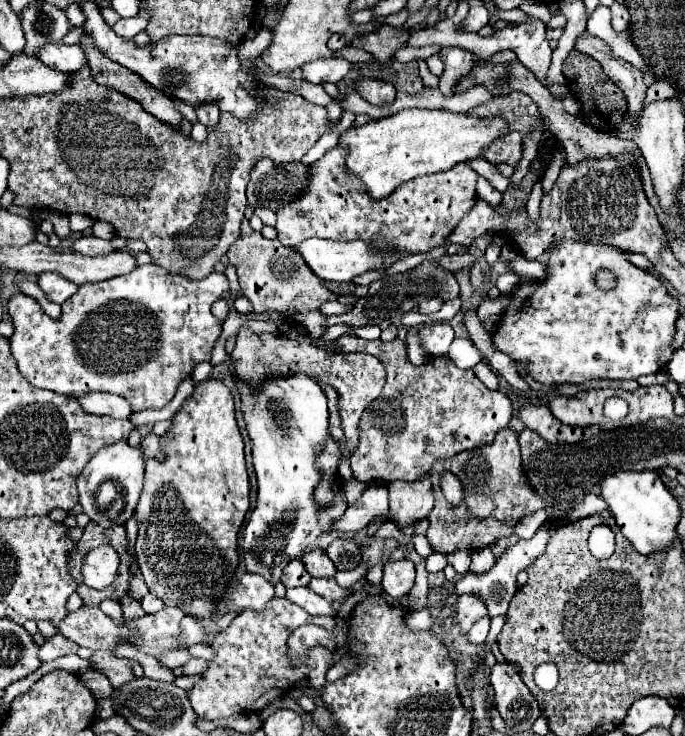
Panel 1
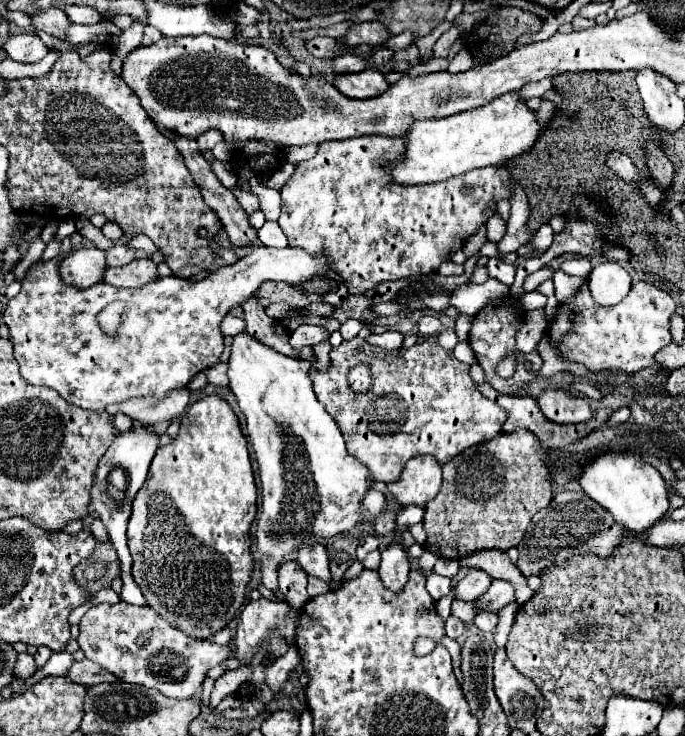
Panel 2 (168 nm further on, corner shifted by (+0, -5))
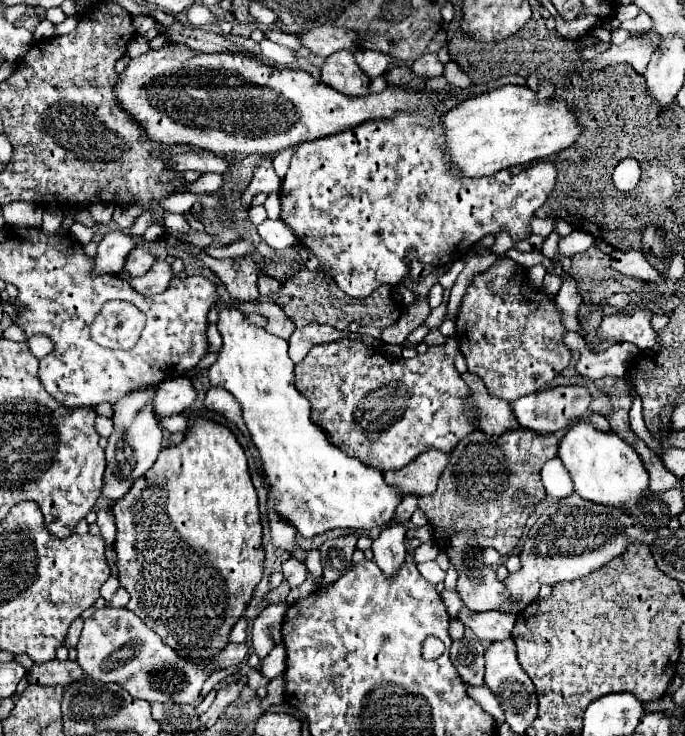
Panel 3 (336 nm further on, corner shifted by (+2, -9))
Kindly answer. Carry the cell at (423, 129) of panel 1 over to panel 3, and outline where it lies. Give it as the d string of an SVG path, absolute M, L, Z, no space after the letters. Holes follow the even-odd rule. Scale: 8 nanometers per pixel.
M504 85L482 95L472 95L446 113L444 125L448 157L466 177L494 175L514 165L546 159L552 153L568 149L582 133L576 111L566 101L548 103L548 99L540 99L526 85Z

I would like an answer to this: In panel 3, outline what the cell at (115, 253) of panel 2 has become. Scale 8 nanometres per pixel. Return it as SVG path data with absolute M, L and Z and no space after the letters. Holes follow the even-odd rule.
M136 247L130 253L130 257L126 259L124 269L130 273L130 277L140 277L140 275L146 275L152 269L154 263L156 263L156 257L150 251L146 251L142 247Z

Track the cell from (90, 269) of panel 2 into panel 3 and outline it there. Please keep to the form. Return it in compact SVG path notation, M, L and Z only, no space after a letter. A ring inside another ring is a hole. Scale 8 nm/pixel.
M110 231L98 245L98 257L94 259L96 275L118 275L126 263L126 257L136 247L136 239L124 231Z

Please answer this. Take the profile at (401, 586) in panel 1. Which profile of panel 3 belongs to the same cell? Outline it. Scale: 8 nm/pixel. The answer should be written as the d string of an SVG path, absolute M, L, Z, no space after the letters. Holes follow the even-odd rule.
M390 523L380 533L380 537L374 539L374 543L372 543L374 561L378 563L382 573L388 577L398 573L400 565L404 563L404 557L406 557L404 533L406 533L406 529L400 523Z

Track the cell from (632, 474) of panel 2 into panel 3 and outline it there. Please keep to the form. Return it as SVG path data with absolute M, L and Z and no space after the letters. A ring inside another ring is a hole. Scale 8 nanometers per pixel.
M578 421L566 431L566 435L560 439L558 459L570 471L570 477L574 481L574 493L592 503L630 509L648 489L648 473L634 447L622 441L612 431L602 433L594 429L588 421Z

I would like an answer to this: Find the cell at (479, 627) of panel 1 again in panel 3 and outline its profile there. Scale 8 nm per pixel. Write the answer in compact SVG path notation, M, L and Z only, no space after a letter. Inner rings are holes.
M462 607L456 615L456 619L474 631L474 635L484 641L484 643L494 643L510 637L512 627L516 623L516 615L512 613L502 613L502 611L484 611L484 613L474 613L466 607Z

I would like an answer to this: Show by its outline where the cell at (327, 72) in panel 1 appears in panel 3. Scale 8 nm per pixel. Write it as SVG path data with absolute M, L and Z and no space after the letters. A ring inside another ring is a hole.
M356 51L354 57L356 57L358 65L362 67L362 71L368 77L384 75L386 69L388 69L388 65L390 65L390 57L382 55L380 51Z

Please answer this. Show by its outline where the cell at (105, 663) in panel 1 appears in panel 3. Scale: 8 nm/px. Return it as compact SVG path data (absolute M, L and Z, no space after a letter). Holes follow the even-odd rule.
M52 659L50 663L32 665L32 669L26 673L26 679L34 685L68 685L76 679L84 677L82 669L76 661L58 661Z

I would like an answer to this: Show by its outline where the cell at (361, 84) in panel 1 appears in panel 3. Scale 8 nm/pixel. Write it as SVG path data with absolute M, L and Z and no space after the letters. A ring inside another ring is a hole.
M336 51L324 59L322 65L322 83L342 91L342 95L360 97L368 93L368 75L354 63L352 51Z

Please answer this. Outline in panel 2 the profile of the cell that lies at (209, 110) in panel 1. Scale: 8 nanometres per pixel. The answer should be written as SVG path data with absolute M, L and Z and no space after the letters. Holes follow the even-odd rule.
M210 129L210 131L204 131L196 141L198 141L200 151L210 151L216 143L222 141L222 135L216 129Z

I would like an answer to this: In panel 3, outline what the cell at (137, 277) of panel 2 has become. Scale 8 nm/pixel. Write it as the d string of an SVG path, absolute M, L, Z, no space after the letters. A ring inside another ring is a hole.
M156 261L156 265L142 277L134 277L134 279L128 279L128 283L142 295L158 295L162 291L166 291L166 287L170 285L170 281L174 279L176 275L172 273L172 267L170 263L166 261Z

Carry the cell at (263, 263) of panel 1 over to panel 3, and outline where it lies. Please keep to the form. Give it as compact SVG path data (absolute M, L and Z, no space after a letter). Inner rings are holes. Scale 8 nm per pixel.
M260 275L260 277L258 277L258 291L260 291L262 297L264 297L264 295L274 297L274 291L278 291L280 285L282 285L282 283L276 281L274 277L268 277L268 275Z

